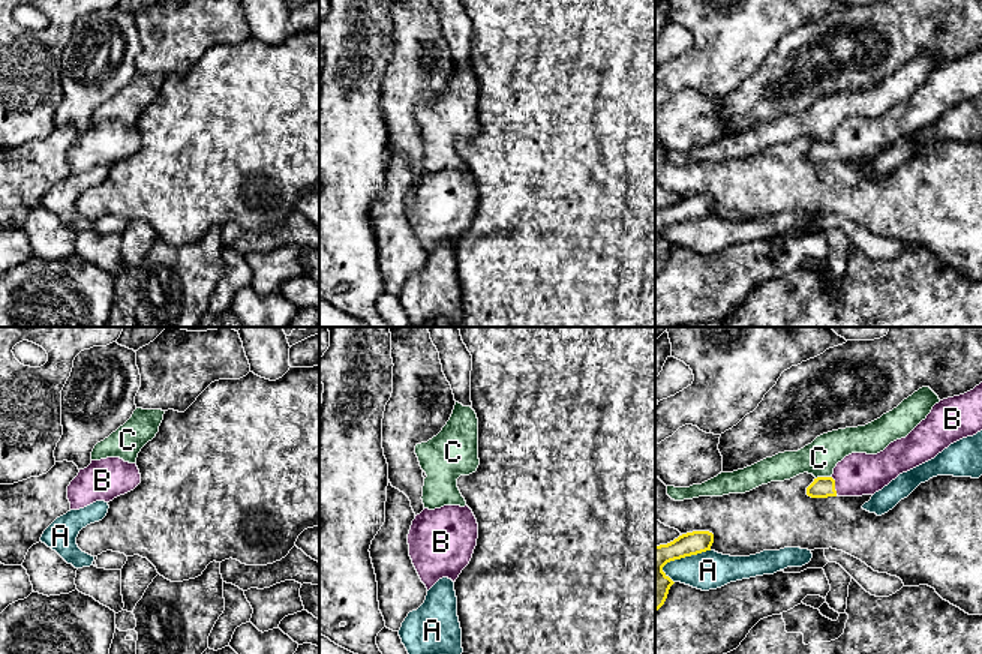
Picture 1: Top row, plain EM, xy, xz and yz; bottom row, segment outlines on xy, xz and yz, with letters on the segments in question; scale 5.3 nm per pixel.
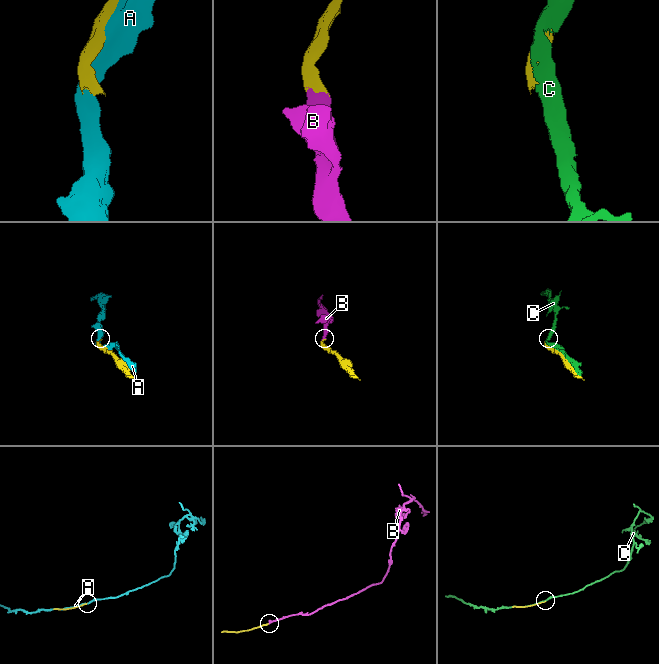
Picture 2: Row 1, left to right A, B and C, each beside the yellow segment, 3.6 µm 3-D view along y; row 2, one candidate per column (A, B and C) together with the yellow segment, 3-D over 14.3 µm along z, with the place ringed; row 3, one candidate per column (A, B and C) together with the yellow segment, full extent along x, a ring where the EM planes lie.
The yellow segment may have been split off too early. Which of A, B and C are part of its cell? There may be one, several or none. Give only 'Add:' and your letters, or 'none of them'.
Add: B

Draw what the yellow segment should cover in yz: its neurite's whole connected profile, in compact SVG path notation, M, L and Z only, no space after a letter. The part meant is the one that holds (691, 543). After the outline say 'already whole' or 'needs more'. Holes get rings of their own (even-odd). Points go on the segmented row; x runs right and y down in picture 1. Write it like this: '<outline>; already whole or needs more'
M693 531L679 536L667 544L655 546L655 610L664 604L670 586L675 584L663 572L663 567L670 561L711 550L712 543L712 532Z; already whole

